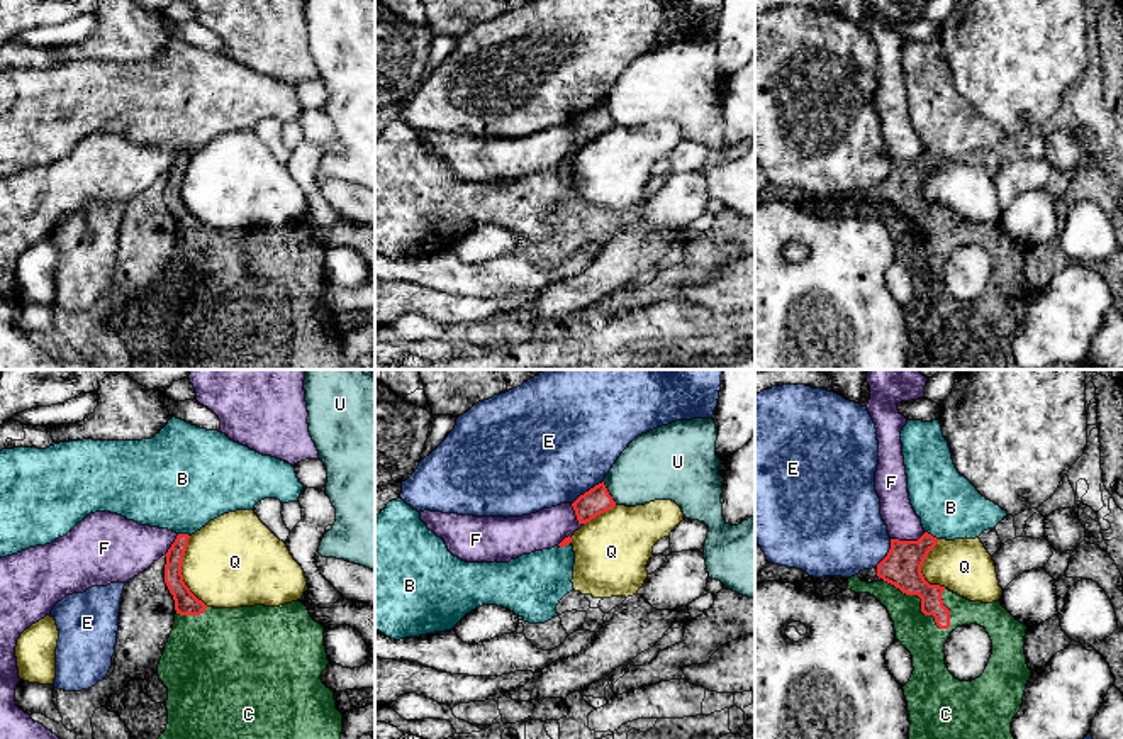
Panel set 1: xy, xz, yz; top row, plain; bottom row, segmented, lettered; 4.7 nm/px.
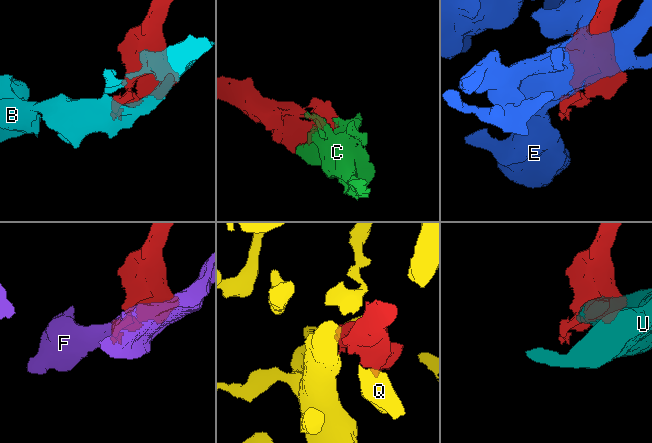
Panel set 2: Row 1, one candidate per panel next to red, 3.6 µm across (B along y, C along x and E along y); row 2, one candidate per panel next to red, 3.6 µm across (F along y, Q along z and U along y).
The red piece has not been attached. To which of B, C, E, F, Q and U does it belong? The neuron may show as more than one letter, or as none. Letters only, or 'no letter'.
C

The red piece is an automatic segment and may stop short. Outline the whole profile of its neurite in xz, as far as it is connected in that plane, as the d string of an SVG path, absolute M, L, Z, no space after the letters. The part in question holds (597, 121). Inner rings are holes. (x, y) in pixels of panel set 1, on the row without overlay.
M604 102L580 115L573 124L572 124L578 144L587 144L597 136L611 131L616 127L616 122L609 115Z

